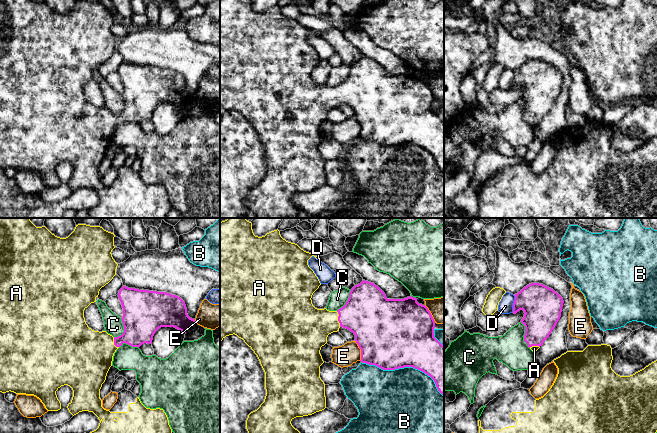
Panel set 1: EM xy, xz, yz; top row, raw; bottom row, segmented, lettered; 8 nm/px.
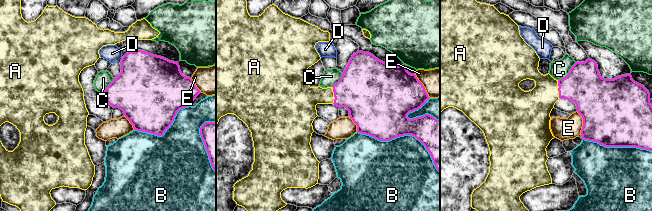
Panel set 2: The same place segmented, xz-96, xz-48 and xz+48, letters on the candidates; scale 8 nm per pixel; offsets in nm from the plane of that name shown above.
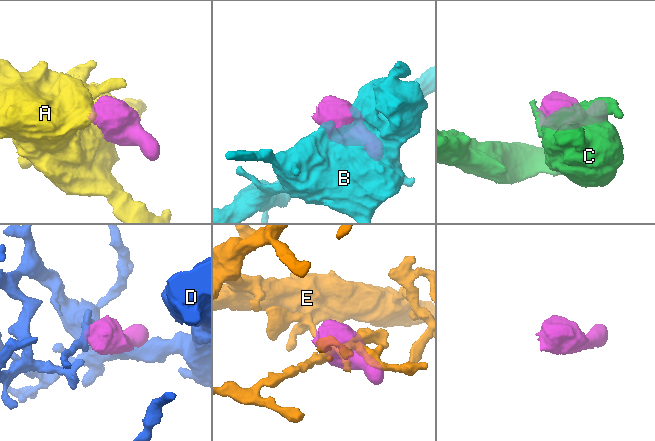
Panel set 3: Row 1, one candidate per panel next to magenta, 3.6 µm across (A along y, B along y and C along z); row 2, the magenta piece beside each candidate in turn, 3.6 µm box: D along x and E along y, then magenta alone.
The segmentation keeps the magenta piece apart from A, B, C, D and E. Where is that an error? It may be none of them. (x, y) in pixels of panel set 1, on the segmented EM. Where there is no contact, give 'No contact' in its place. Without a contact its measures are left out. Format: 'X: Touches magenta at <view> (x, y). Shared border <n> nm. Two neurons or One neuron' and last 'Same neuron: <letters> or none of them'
A: Touches magenta at xz (338, 318). Shared border 120 nm. One neuron
B: Touches magenta at xz (405, 366). Shared border 700 nm. Two neurons
C: Touches magenta at yz (524, 335). Shared border 220 nm. Two neurons
D: Touches magenta at yz (513, 304). Shared border 150 nm. Two neurons
E: Touches magenta at xz (361, 350). Shared border 170 nm. Two neurons
Same neuron: A

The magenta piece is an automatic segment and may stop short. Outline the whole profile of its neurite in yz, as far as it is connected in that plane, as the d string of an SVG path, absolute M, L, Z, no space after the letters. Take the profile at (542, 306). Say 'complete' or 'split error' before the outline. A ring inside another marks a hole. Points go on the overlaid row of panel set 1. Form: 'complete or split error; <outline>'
split error; M531 283L514 295L513 312L524 311L524 341L536 352L549 337L561 317L563 298L553 289Z

